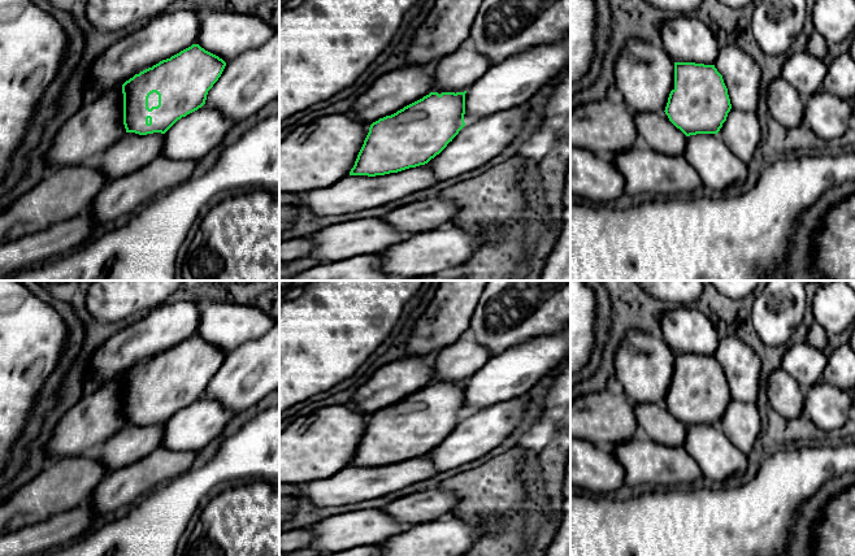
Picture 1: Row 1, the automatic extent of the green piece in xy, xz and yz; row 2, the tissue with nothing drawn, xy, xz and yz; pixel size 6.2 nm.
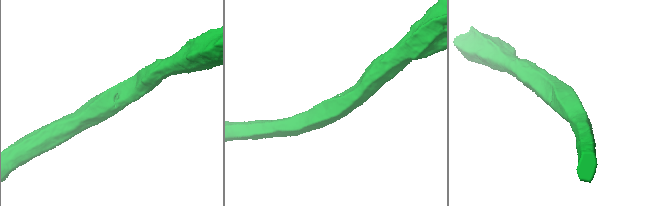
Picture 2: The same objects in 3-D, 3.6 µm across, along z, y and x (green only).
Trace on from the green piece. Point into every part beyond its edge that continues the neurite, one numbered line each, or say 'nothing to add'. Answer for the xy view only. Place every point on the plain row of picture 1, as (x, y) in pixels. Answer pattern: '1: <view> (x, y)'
1: xy (153, 389)

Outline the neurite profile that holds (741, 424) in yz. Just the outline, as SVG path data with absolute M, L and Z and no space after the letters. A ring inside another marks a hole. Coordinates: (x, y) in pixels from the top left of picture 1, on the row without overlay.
M733 399L717 427L721 429L734 447L746 455L751 452L760 438L765 436L756 404L741 403Z

